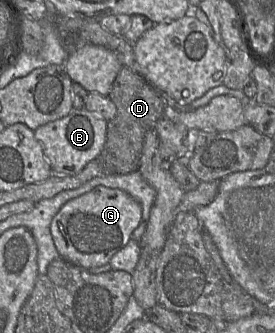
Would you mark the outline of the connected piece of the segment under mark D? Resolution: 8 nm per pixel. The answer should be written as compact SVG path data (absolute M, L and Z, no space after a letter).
M122 66L108 97L116 106L116 115L107 121L106 141L97 158L106 171L106 176L126 175L139 169L146 132L166 115L166 103L161 94L139 73Z

